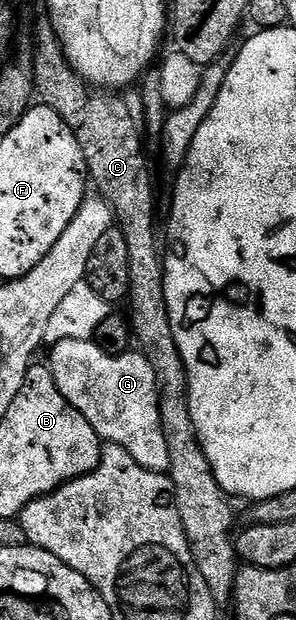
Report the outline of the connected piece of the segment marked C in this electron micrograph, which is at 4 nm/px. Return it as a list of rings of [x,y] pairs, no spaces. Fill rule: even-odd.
[[[41,20],[36,26],[36,51],[30,61],[32,80],[39,101],[50,107],[74,132],[78,144],[82,148],[84,163],[88,166],[87,177],[93,187],[97,186],[99,197],[103,198],[112,209],[115,225],[126,236],[126,256],[130,256],[130,284],[126,299],[126,317],[132,323],[132,337],[139,353],[154,368],[154,380],[158,384],[158,412],[162,416],[162,436],[166,436],[166,449],[170,452],[170,464],[166,471],[172,482],[172,497],[176,500],[178,516],[182,516],[182,528],[186,532],[186,540],[190,544],[190,552],[194,556],[194,564],[198,564],[198,572],[202,572],[202,580],[206,580],[206,588],[210,588],[212,599],[217,604],[228,604],[232,600],[232,589],[236,583],[238,559],[232,519],[234,513],[229,502],[229,495],[218,484],[214,476],[214,468],[210,468],[210,460],[206,460],[206,452],[198,440],[198,432],[194,428],[194,416],[190,416],[190,400],[188,399],[188,373],[182,360],[182,352],[178,352],[178,344],[174,340],[174,328],[170,324],[170,312],[166,308],[166,288],[164,287],[164,259],[162,242],[156,239],[156,196],[152,192],[152,174],[148,171],[148,162],[144,159],[146,142],[142,137],[137,122],[130,118],[123,97],[119,93],[109,92],[103,88],[91,86],[66,60],[64,50],[60,47],[60,37],[54,32],[51,22]]]

